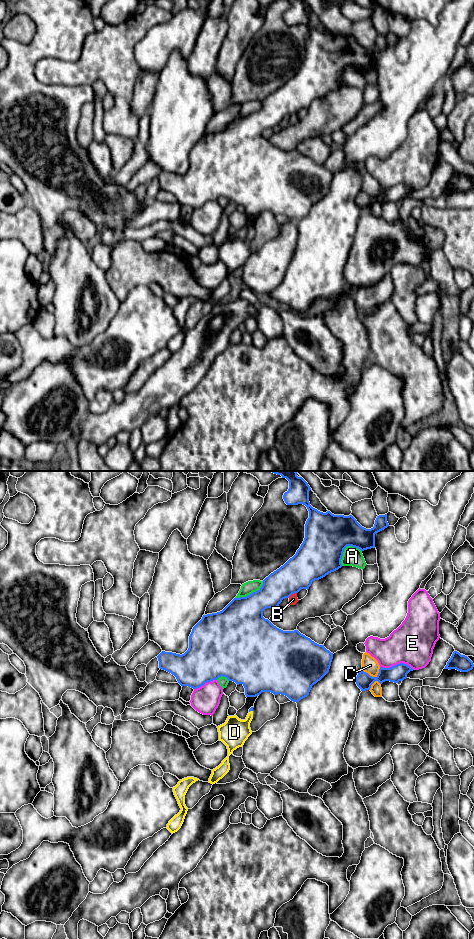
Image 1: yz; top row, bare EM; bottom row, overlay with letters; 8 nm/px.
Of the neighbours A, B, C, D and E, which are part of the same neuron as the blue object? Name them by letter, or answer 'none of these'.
D

